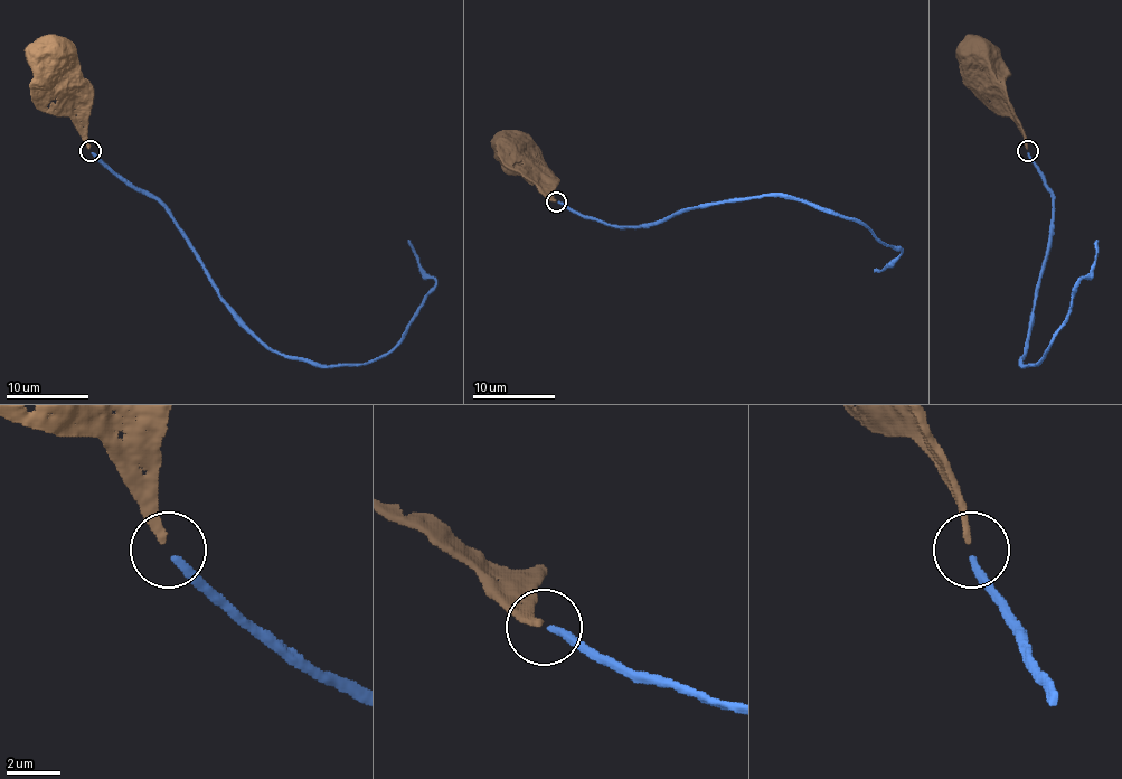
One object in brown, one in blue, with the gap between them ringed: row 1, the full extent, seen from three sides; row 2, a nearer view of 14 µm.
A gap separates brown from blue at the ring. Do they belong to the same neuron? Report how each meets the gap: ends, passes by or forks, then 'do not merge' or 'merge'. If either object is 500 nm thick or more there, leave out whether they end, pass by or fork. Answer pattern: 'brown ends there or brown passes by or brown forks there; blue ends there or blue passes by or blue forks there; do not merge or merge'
brown ends there; blue ends there; merge

